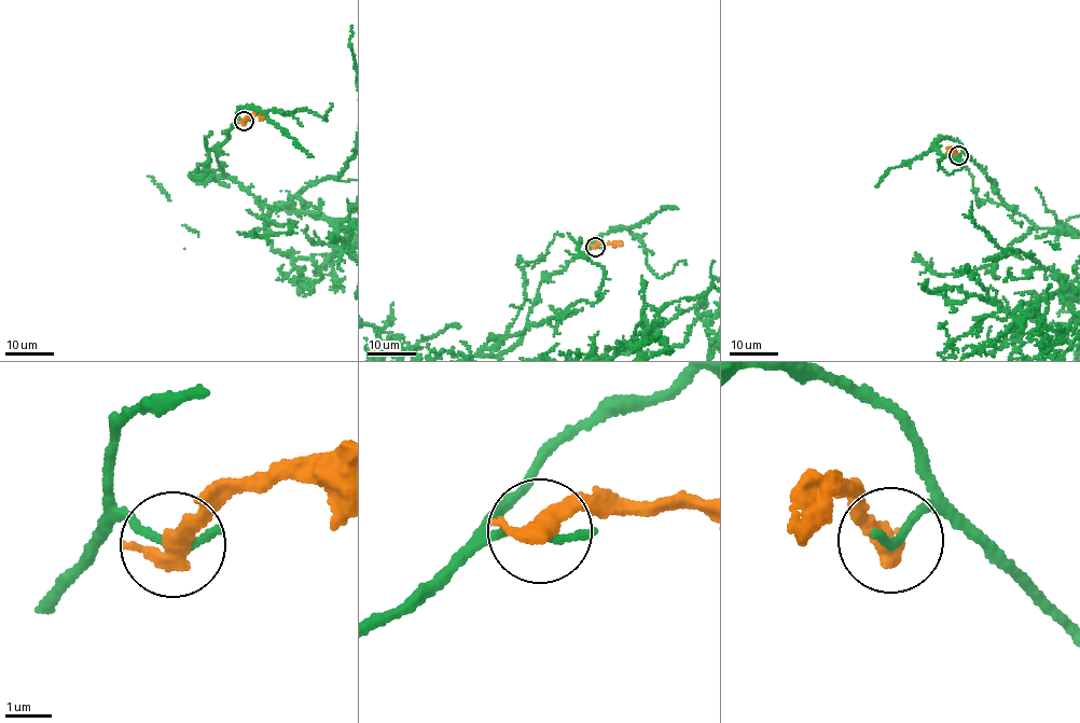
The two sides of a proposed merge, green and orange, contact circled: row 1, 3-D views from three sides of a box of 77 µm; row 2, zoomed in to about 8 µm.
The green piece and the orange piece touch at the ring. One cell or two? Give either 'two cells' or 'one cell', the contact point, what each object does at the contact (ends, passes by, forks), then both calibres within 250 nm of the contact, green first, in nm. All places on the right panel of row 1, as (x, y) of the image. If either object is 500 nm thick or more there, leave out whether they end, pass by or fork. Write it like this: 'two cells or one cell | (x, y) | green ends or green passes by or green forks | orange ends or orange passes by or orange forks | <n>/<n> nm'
two cells | (958, 155) | green ends | orange ends | 200/480 nm

